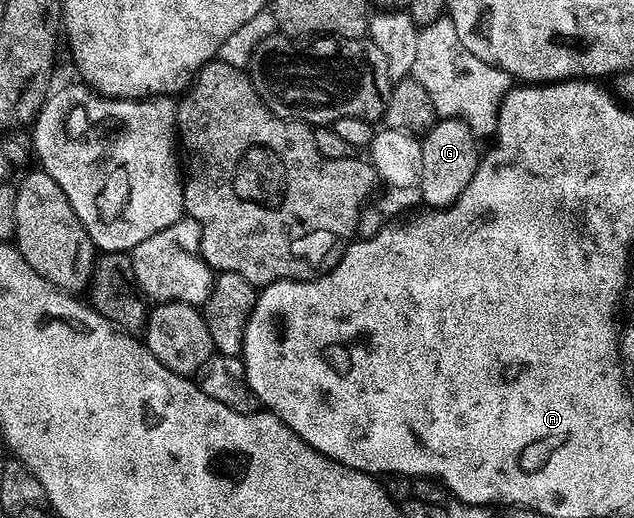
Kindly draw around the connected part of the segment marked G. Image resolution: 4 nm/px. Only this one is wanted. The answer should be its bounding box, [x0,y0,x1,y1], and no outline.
[418,118,481,208]

